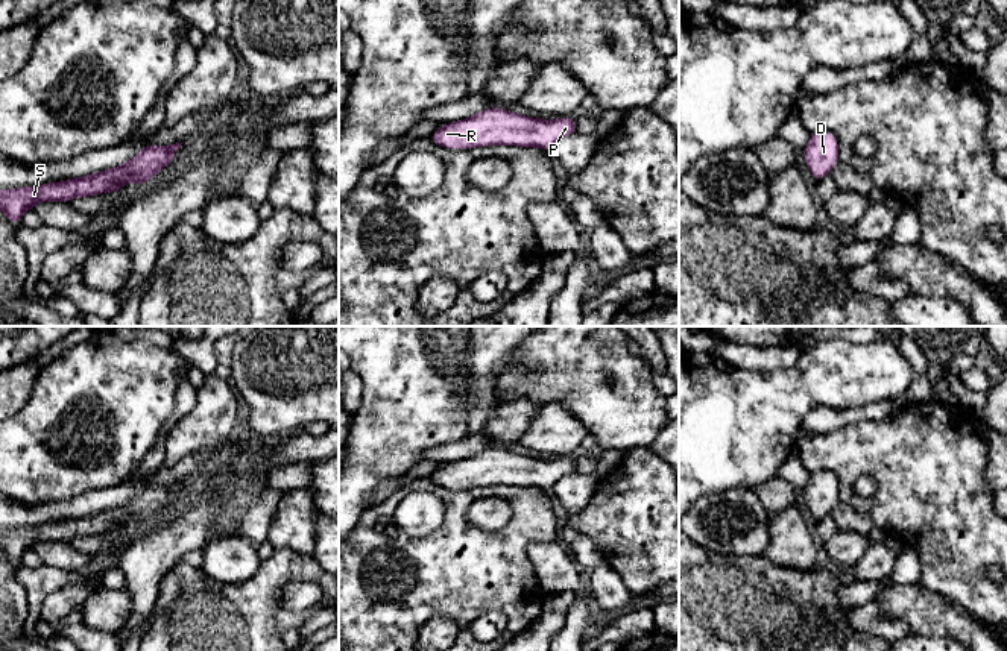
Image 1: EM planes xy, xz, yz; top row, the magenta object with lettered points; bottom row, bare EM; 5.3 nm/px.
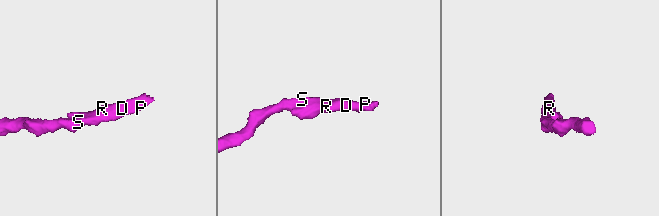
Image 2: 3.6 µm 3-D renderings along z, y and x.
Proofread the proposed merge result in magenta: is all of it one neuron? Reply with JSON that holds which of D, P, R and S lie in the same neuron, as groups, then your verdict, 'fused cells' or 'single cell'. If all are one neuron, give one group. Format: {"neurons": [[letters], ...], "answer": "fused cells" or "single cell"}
{"neurons": [["D", "P", "R", "S"]], "answer": "single cell"}

